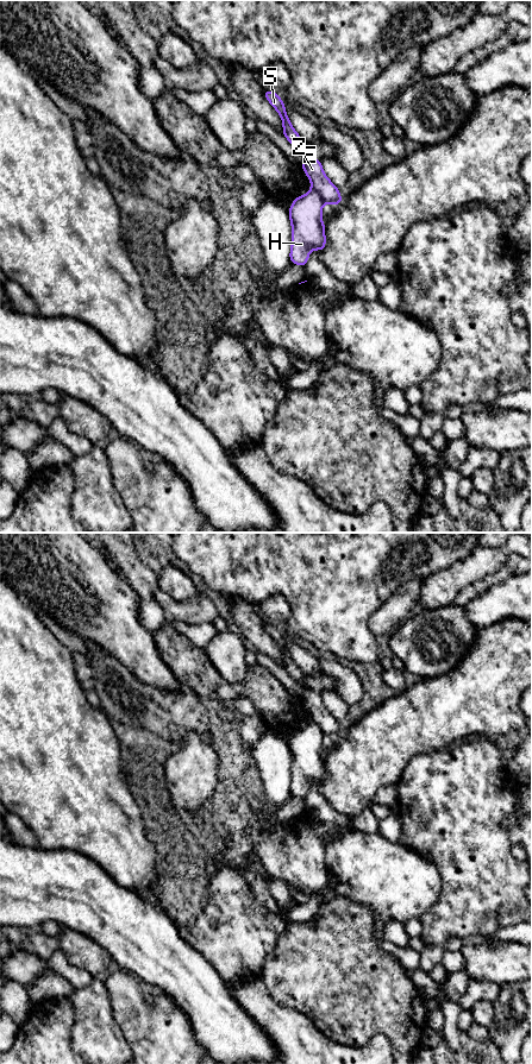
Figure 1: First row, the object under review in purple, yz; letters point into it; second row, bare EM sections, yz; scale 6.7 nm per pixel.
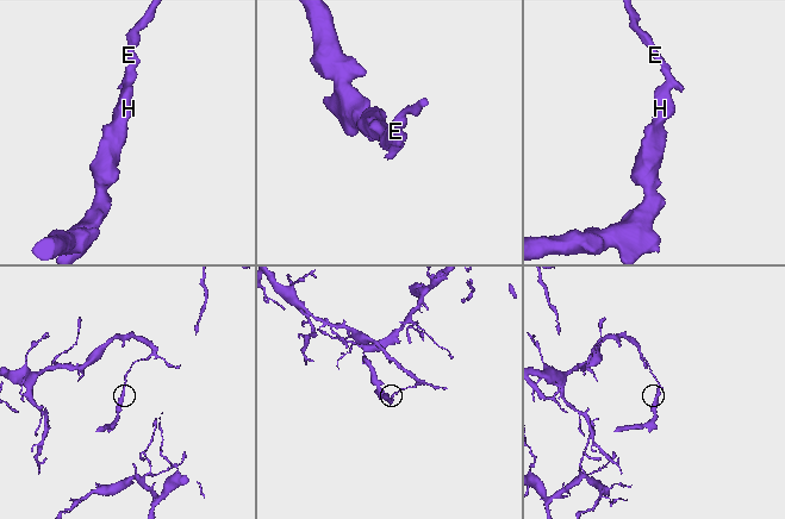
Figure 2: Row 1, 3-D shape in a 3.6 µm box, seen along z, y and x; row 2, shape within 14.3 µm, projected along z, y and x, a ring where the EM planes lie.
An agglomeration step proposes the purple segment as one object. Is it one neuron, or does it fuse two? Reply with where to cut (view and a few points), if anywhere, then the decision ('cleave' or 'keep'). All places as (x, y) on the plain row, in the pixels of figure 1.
yz (312, 719), (324, 734) | cleave

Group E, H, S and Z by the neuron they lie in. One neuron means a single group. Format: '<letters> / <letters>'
E S Z / H

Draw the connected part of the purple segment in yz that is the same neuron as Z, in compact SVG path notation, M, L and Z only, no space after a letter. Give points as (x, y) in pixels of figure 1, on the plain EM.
M264 622L263 628L277 643L282 653L282 667L303 687L302 703L311 712L312 720L321 728L324 735L330 735L334 739L340 737L344 732L340 729L339 722L324 706L321 694L303 685L303 672L295 665L290 656L284 641L284 634L278 630L276 624L271 624L269 622Z

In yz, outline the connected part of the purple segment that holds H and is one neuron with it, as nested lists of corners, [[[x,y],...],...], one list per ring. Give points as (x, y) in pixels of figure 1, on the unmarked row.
[[[311,722],[306,728],[295,730],[288,748],[292,755],[290,795],[306,799],[312,781],[325,782],[325,757],[321,751],[324,732]]]

